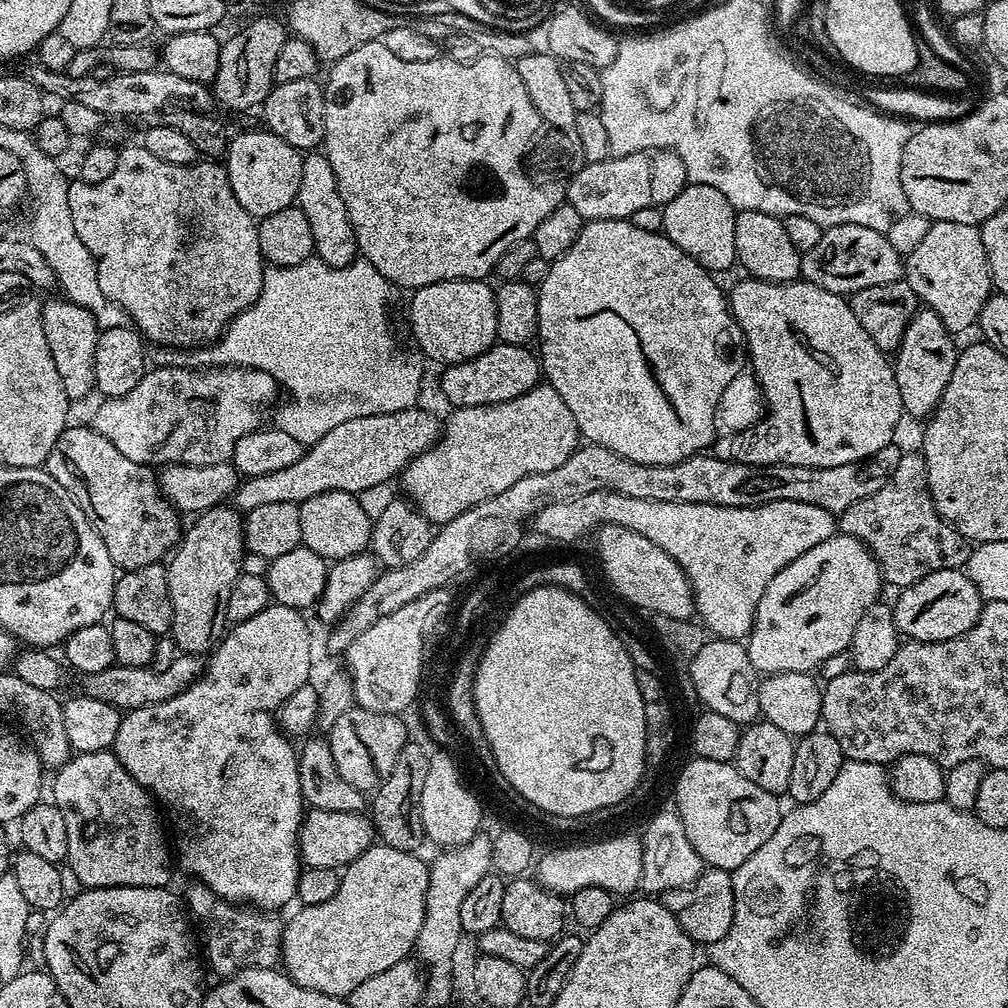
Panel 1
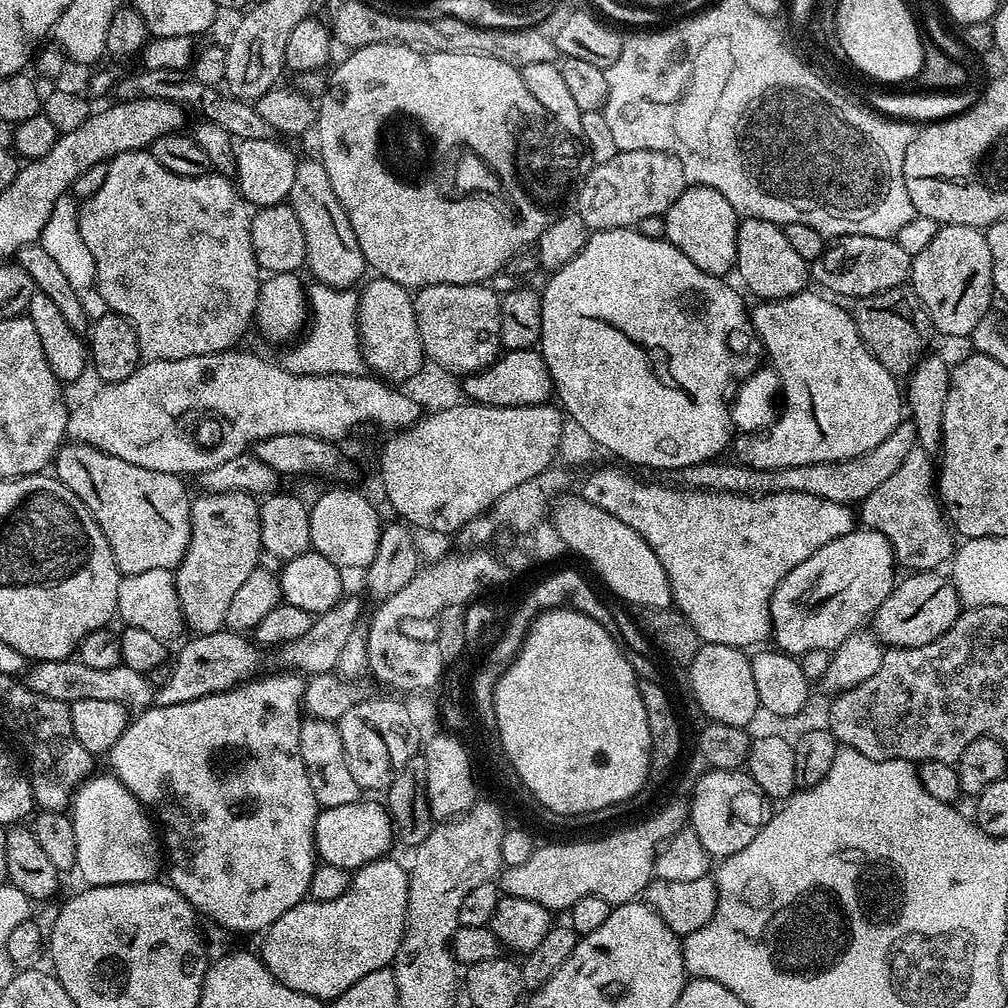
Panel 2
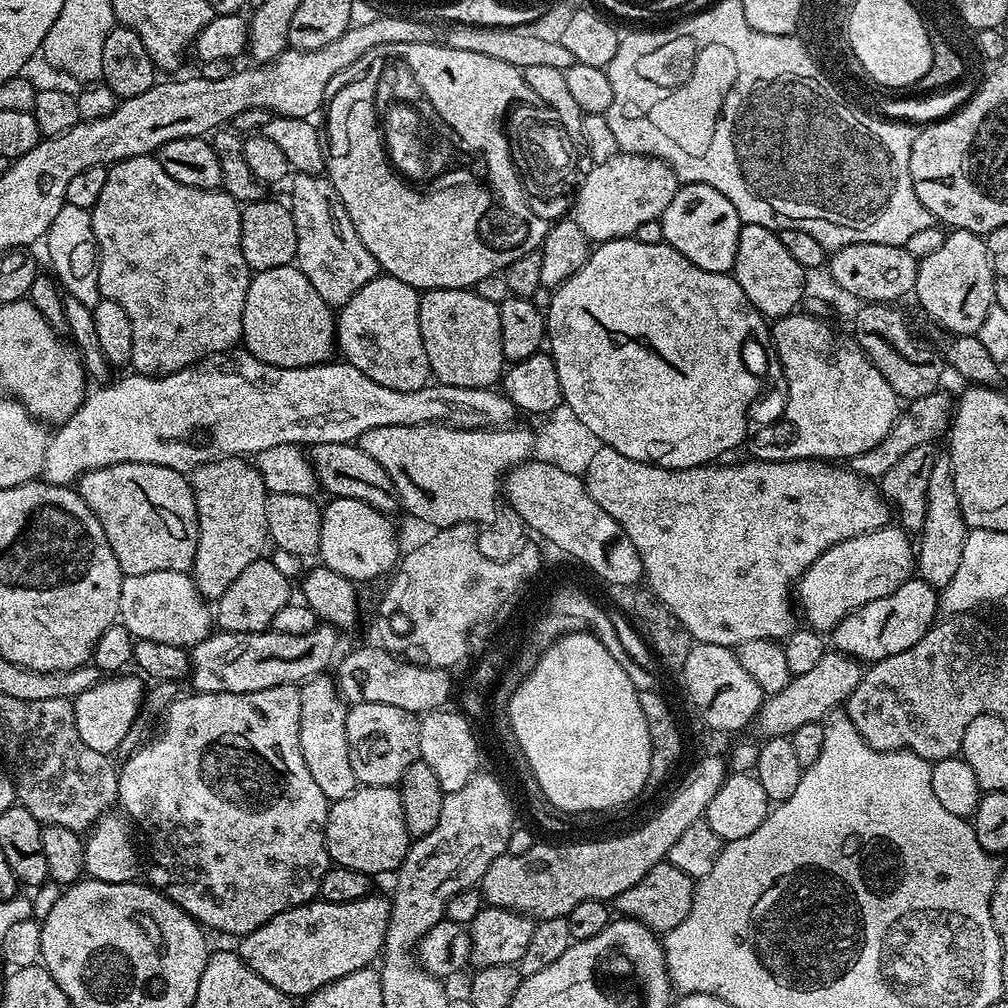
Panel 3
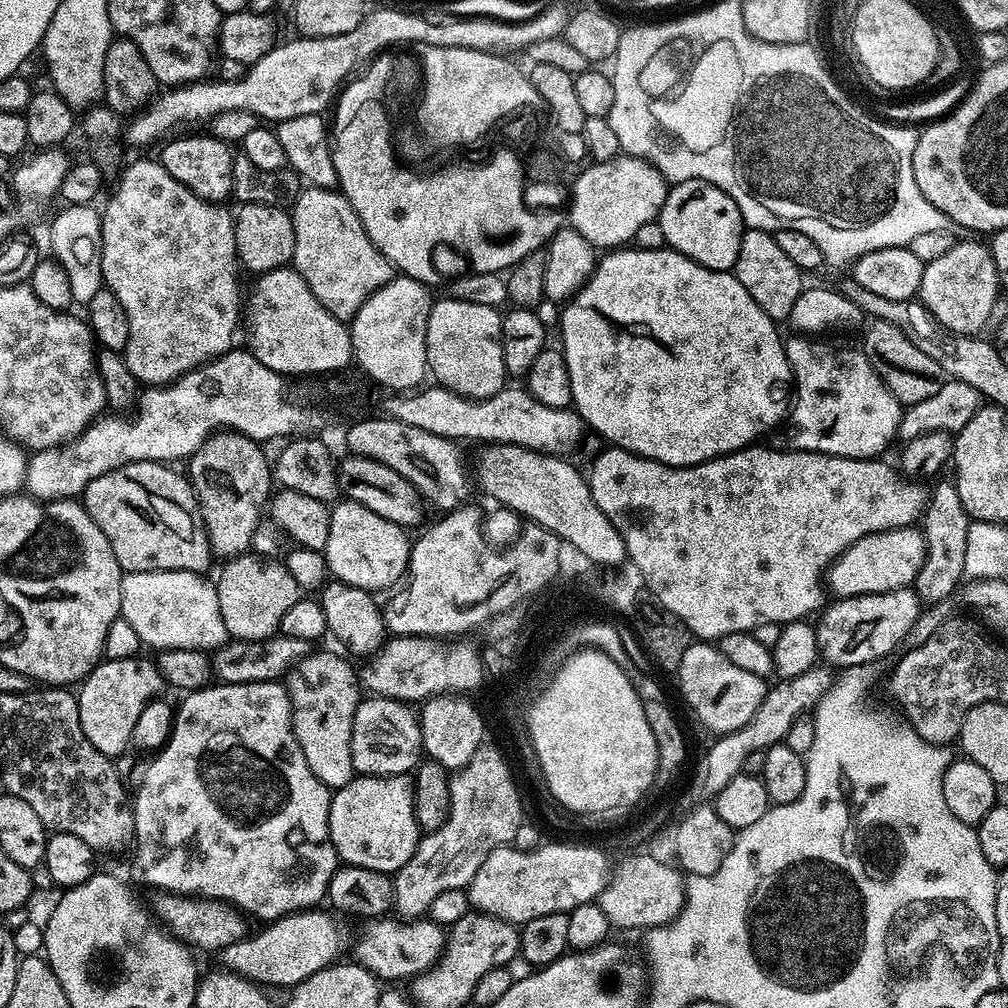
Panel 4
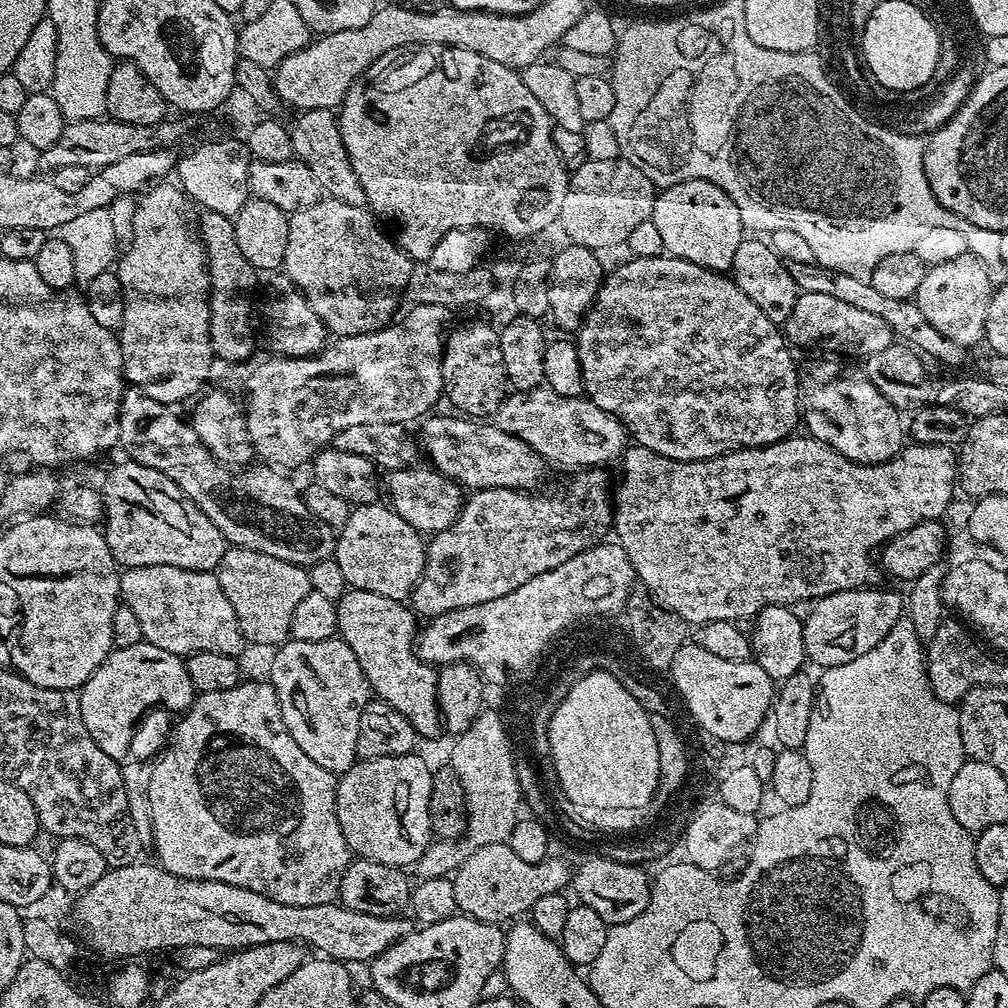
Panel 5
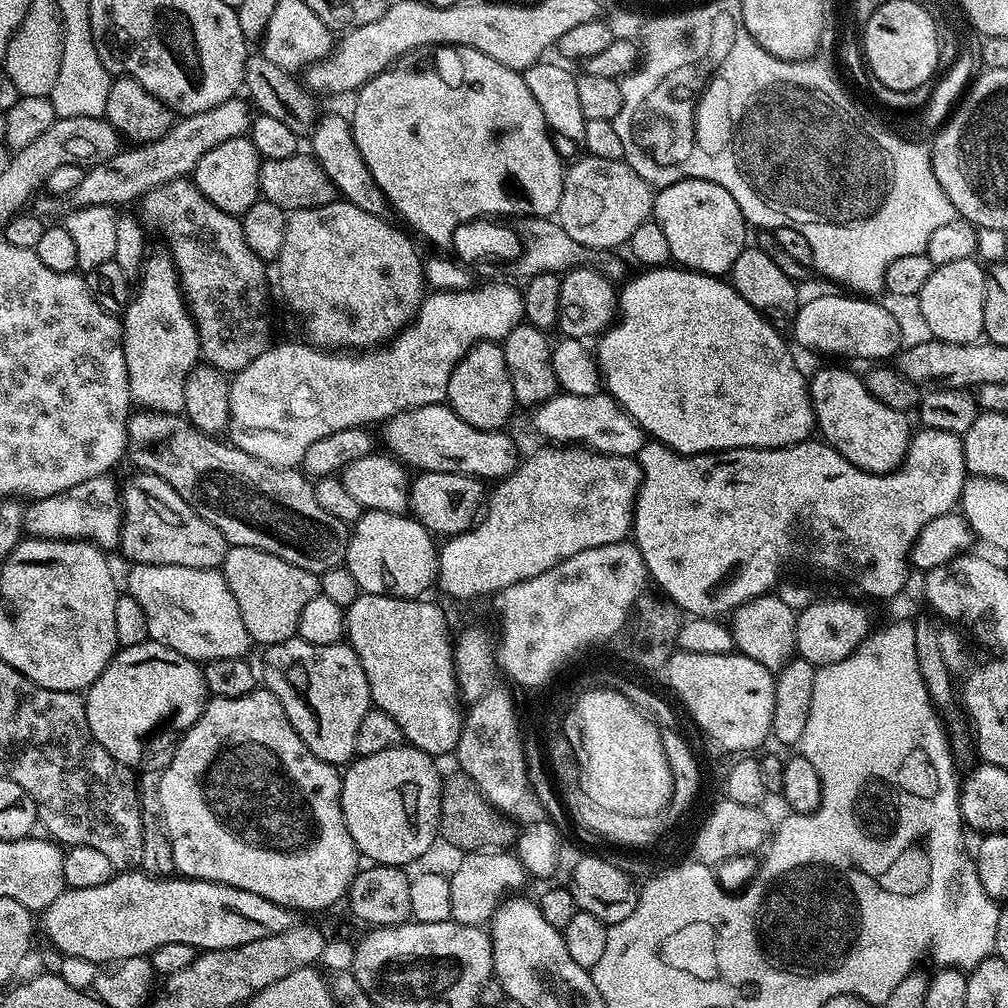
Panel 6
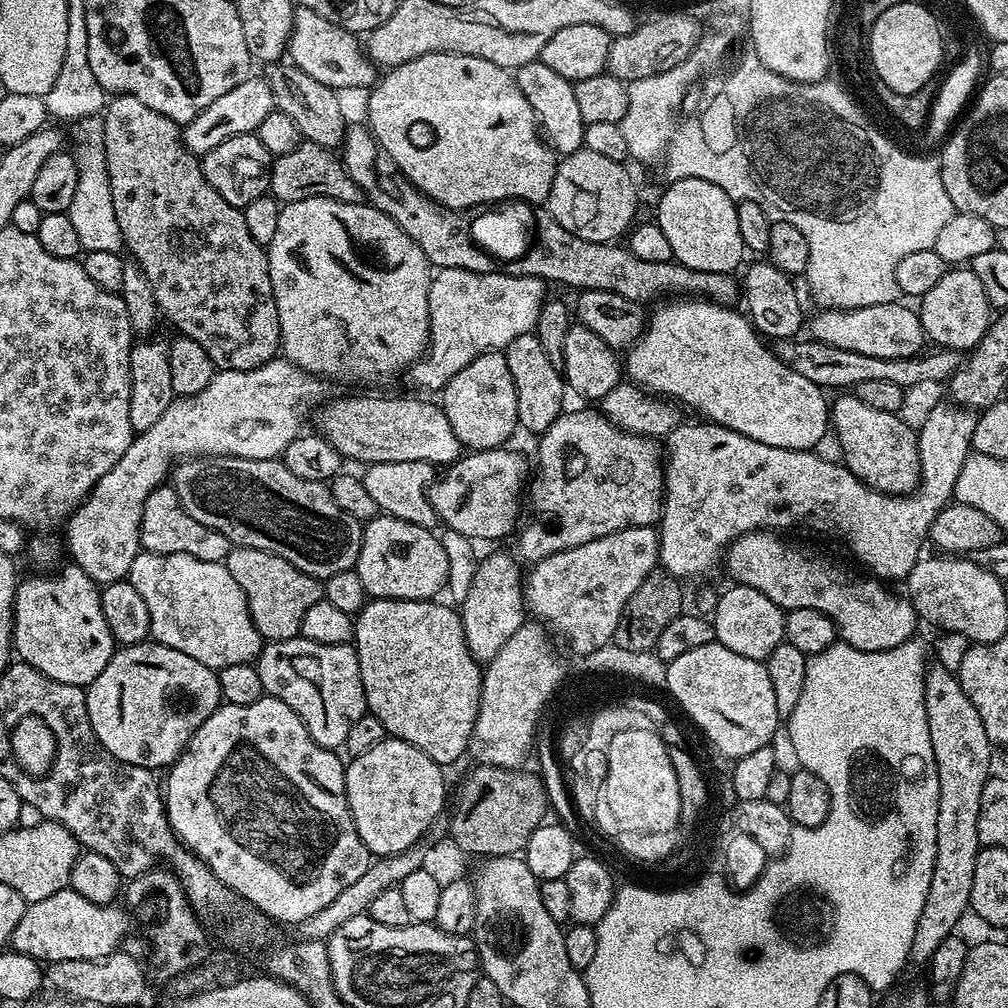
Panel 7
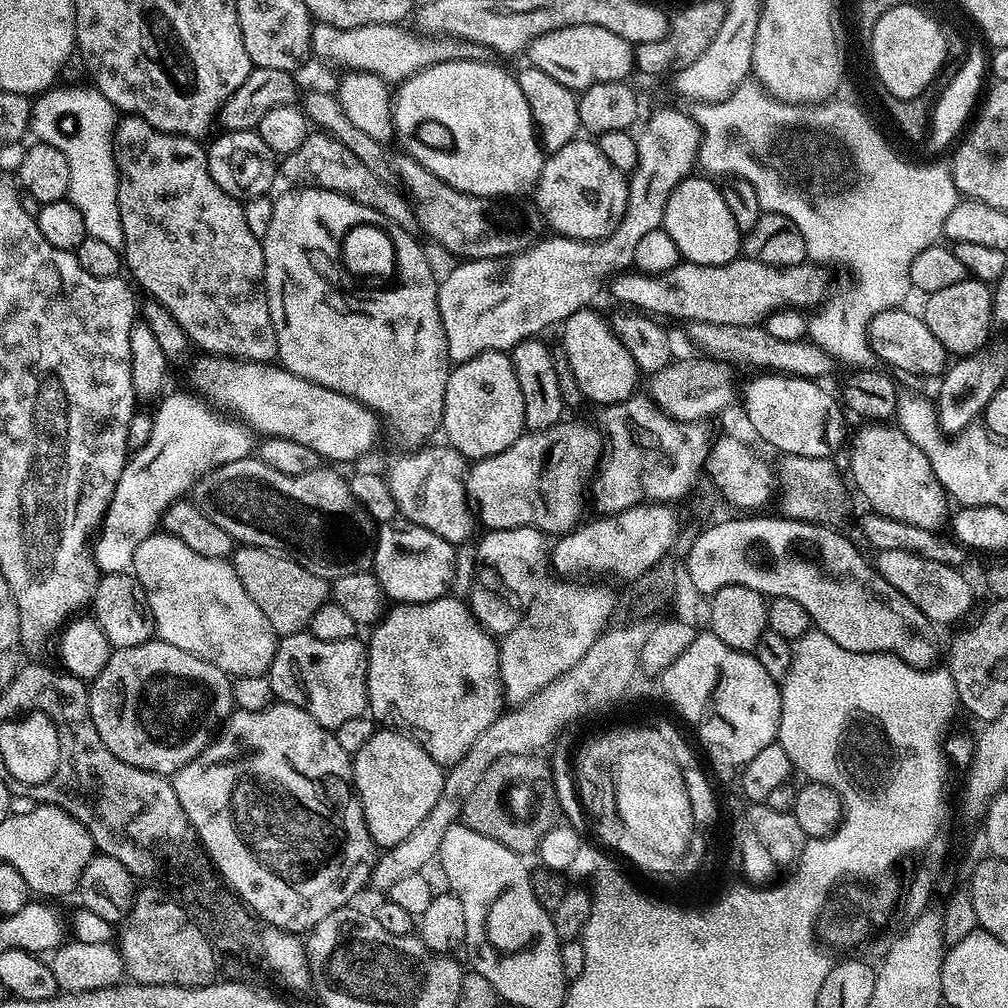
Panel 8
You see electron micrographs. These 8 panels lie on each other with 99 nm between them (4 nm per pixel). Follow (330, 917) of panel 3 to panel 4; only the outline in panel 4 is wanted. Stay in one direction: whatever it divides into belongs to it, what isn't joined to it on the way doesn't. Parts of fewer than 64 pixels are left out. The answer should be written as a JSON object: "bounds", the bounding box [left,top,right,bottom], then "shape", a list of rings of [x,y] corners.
{"bounds":[219,910,340,990],"shape":[[[321,910],[294,912],[273,920],[261,932],[253,931],[243,940],[219,949],[219,967],[243,976],[260,986],[277,984],[285,990],[302,983],[310,974],[327,968],[340,952],[340,932],[336,924]]]}

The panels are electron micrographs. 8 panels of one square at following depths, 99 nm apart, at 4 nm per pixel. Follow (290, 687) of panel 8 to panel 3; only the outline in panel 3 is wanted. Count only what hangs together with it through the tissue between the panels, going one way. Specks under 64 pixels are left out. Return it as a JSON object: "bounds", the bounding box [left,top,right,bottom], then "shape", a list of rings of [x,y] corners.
{"bounds":[299,674,358,801],"shape":[[[317,674],[310,677],[309,680],[305,680],[303,684],[299,685],[299,689],[300,701],[302,702],[302,714],[300,715],[302,758],[306,758],[306,766],[314,778],[314,783],[322,790],[322,794],[326,794],[329,801],[341,800],[348,797],[358,787],[354,778],[354,769],[350,766],[350,754],[346,742],[346,718],[348,717],[349,705],[340,695],[337,681],[328,674]]]}

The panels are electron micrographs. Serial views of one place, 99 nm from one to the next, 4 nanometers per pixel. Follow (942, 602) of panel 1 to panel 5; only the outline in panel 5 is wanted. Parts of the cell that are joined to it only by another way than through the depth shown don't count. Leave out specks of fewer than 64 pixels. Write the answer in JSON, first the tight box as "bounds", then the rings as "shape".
{"bounds":[804,586,906,669],"shape":[[[869,586],[867,588],[851,588],[835,592],[829,596],[822,596],[811,605],[808,616],[804,621],[804,655],[809,661],[817,664],[817,669],[833,668],[842,666],[842,662],[854,662],[861,654],[874,650],[890,630],[894,630],[902,620],[906,612],[906,600],[903,595],[896,592],[887,592],[884,586]]]}

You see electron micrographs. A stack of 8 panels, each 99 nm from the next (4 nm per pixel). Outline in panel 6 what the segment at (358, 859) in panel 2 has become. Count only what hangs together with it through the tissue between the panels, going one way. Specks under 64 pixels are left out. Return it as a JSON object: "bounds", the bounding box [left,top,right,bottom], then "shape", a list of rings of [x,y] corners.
{"bounds":[340,746,442,866],"shape":[[[401,746],[399,748],[391,748],[390,750],[382,750],[378,754],[370,754],[353,759],[347,765],[346,771],[342,776],[340,785],[340,805],[342,806],[342,814],[346,822],[346,830],[350,830],[350,838],[354,838],[357,853],[361,857],[364,856],[365,861],[372,864],[395,864],[397,866],[408,866],[411,860],[416,860],[419,856],[424,856],[432,848],[432,843],[437,843],[438,833],[440,831],[440,785],[442,783],[442,772],[436,769],[437,761],[433,757],[428,756],[422,750],[411,746]]]}

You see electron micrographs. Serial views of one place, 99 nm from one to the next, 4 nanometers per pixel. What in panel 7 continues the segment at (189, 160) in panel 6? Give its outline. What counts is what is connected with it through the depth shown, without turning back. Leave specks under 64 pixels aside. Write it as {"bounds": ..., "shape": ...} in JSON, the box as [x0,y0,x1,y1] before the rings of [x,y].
{"bounds":[182,74,276,157],"shape":[[[249,74],[234,90],[222,94],[222,98],[210,102],[202,114],[198,114],[191,122],[183,125],[182,139],[184,145],[198,157],[204,157],[214,146],[219,146],[221,142],[226,142],[226,138],[235,136],[246,136],[255,134],[258,126],[266,119],[266,114],[270,114],[276,107],[274,94],[270,90],[268,83],[264,81],[263,75]]]}

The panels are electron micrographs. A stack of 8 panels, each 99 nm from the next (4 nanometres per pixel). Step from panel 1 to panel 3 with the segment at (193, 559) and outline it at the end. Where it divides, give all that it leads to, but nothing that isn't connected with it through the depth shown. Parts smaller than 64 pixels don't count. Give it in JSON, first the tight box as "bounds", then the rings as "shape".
{"bounds":[190,456,270,602],"shape":[[[244,456],[200,464],[192,469],[190,483],[198,514],[198,550],[190,575],[205,600],[215,602],[250,562],[261,559],[260,551],[269,543],[266,506],[270,493],[255,463]]]}

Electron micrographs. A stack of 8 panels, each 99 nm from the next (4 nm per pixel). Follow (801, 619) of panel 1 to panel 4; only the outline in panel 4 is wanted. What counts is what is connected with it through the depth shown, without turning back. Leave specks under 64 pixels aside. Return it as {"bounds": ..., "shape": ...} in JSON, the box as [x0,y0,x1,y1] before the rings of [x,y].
{"bounds":[826,527,926,597],"shape":[[[919,527],[891,528],[858,538],[841,556],[832,561],[826,584],[833,597],[867,596],[869,592],[889,592],[915,585],[918,570],[926,562],[926,542]]]}

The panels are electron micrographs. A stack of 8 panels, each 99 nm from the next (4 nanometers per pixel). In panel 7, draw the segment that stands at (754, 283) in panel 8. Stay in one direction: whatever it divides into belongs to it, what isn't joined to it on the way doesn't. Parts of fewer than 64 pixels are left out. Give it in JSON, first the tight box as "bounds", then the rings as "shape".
{"bounds":[508,210,738,306],"shape":[[[547,210],[535,213],[535,231],[531,248],[519,260],[510,260],[508,263],[512,266],[512,276],[533,276],[545,282],[553,280],[556,284],[565,284],[568,288],[586,292],[606,290],[610,294],[622,294],[622,298],[630,298],[630,302],[635,304],[647,305],[648,300],[662,295],[663,292],[691,294],[696,298],[729,306],[735,305],[738,300],[738,284],[737,281],[736,284],[732,281],[731,275],[694,270],[685,264],[677,264],[675,259],[670,262],[646,262],[642,258],[634,258],[628,247],[616,242],[586,242],[586,238],[570,234],[570,230],[563,228]]]}

